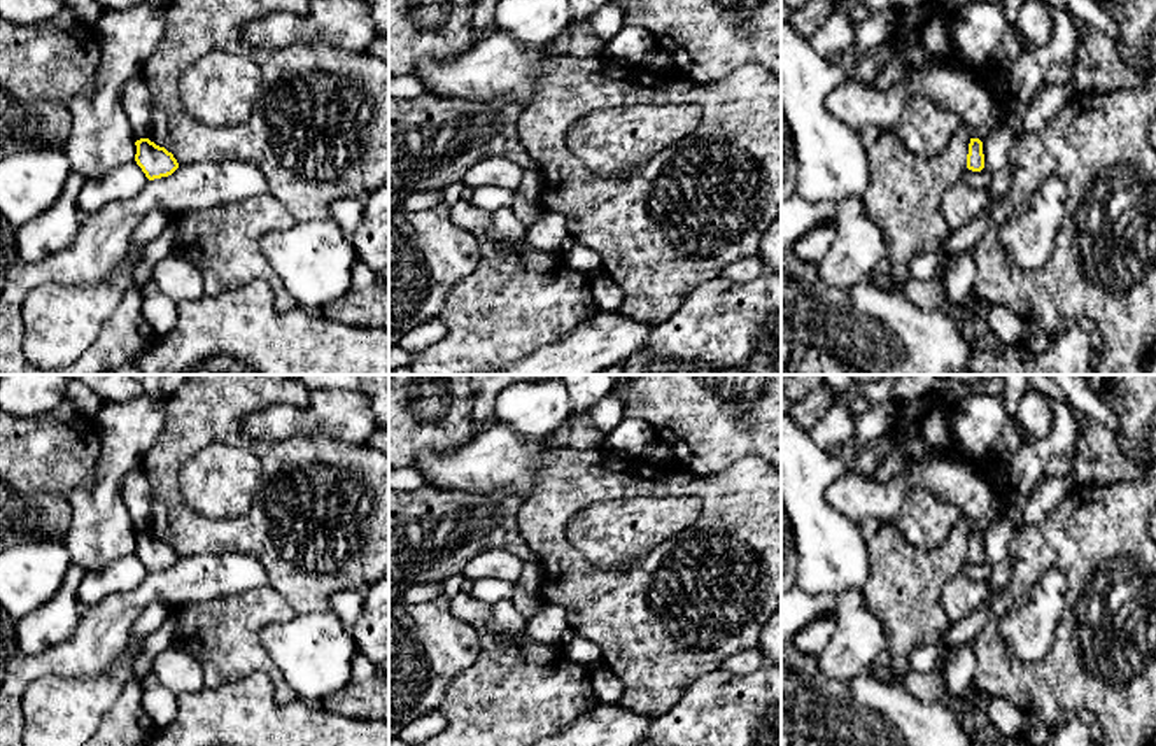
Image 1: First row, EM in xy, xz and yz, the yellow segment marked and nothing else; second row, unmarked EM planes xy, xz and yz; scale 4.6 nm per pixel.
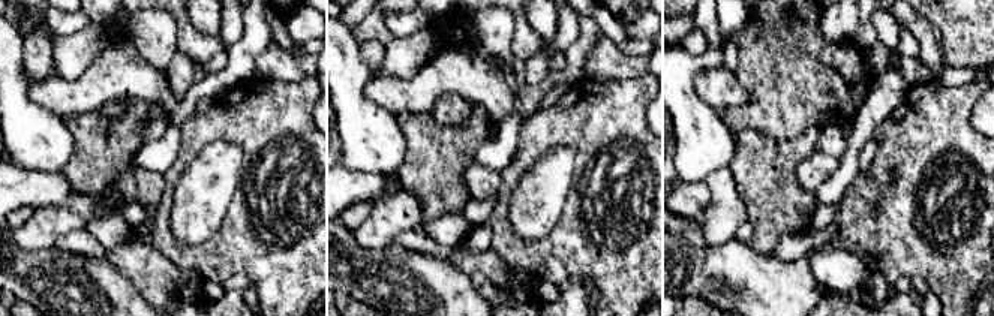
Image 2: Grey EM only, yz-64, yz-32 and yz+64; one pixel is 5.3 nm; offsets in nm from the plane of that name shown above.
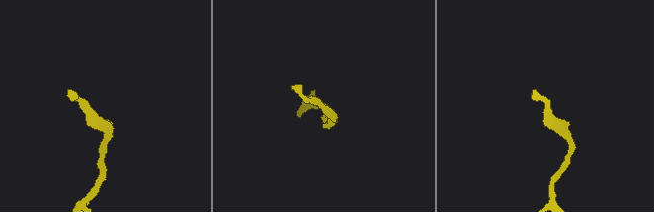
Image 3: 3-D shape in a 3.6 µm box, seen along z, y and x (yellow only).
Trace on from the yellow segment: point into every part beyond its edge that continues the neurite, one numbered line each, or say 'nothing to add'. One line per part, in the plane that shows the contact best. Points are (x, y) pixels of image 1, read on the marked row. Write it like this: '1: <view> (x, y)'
nothing to add

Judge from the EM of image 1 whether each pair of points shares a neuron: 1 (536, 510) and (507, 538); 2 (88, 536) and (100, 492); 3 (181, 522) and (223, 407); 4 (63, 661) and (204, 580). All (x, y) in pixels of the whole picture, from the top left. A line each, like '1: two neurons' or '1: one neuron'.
1: two neurons
2: one neuron
3: one neuron
4: one neuron

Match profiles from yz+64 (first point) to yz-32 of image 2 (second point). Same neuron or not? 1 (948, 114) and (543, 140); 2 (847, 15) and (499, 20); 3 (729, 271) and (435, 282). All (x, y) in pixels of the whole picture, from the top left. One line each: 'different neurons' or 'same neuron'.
1: same neuron
2: same neuron
3: same neuron

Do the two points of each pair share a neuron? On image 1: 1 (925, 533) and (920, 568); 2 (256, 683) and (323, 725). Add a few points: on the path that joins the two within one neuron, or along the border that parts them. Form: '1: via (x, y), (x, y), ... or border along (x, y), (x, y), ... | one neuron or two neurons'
1: border along (957, 522), (937, 545), (911, 545), (888, 524) | two neurons
2: via (265, 703), (288, 725), (303, 725) | one neuron

